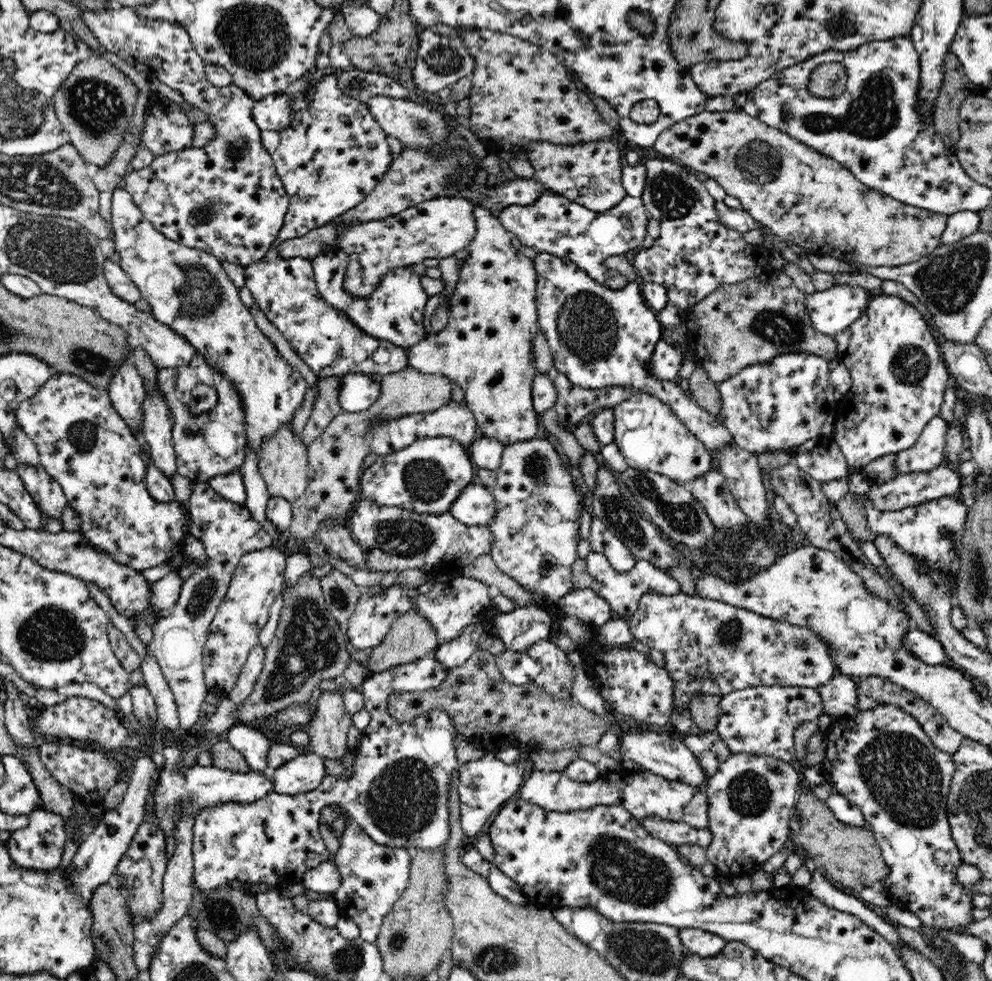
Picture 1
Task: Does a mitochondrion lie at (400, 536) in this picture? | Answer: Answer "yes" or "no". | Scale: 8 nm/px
yes

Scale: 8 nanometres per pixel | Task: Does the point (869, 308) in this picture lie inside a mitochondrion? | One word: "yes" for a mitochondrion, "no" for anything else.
no

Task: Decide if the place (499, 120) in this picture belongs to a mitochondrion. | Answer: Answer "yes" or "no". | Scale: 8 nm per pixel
no

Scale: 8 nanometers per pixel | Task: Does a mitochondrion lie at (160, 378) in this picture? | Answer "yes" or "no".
no

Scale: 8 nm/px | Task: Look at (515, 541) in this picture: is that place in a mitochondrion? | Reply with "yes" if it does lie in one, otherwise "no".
no

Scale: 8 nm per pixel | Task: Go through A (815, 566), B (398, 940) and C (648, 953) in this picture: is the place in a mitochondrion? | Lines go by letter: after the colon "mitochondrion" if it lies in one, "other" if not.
A: other
B: mitochondrion
C: mitochondrion

